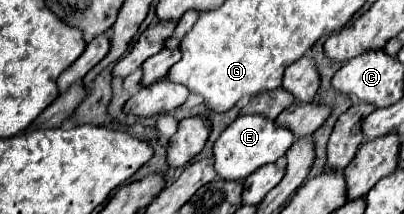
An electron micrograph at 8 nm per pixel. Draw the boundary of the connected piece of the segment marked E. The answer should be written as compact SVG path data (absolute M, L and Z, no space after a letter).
M241 115L215 141L213 157L215 157L217 175L219 179L245 179L261 165L275 163L279 157L287 153L287 149L293 143L295 143L295 135L289 129L279 127L275 121L263 115Z

